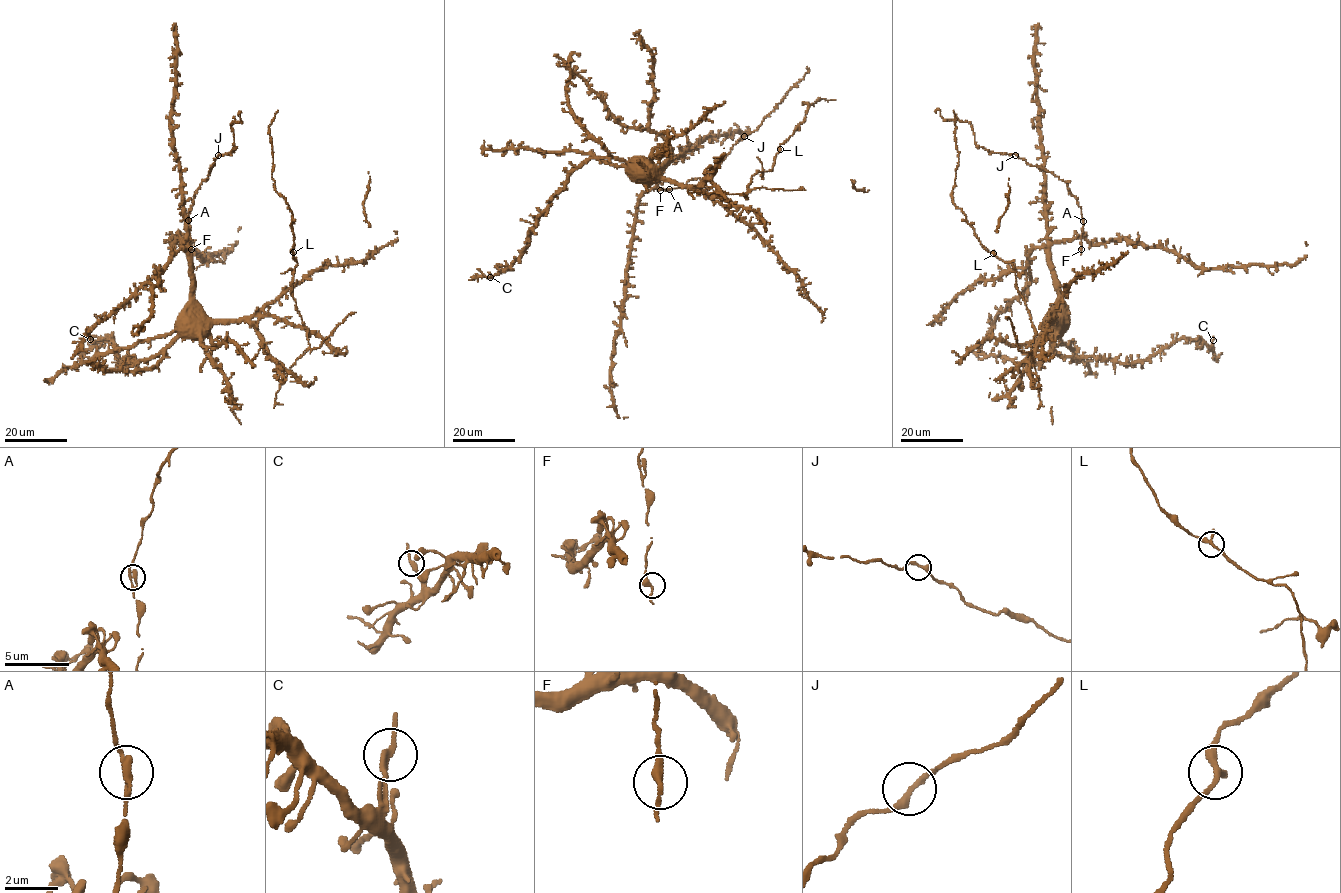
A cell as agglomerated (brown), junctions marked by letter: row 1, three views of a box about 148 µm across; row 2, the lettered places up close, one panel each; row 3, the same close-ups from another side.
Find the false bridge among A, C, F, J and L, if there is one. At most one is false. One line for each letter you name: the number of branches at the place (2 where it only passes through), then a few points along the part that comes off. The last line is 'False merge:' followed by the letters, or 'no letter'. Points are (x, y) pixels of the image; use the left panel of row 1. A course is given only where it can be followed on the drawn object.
False merge: no letter

